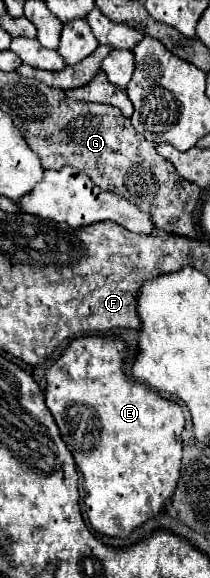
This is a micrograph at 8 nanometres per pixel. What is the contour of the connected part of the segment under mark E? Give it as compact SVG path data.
M84 336L70 342L52 368L46 370L46 406L52 412L62 440L72 452L78 470L84 476L86 514L92 528L110 538L126 538L150 518L164 510L166 500L174 496L180 478L184 414L178 404L160 398L154 390L128 380L122 372L124 342L118 338Z

